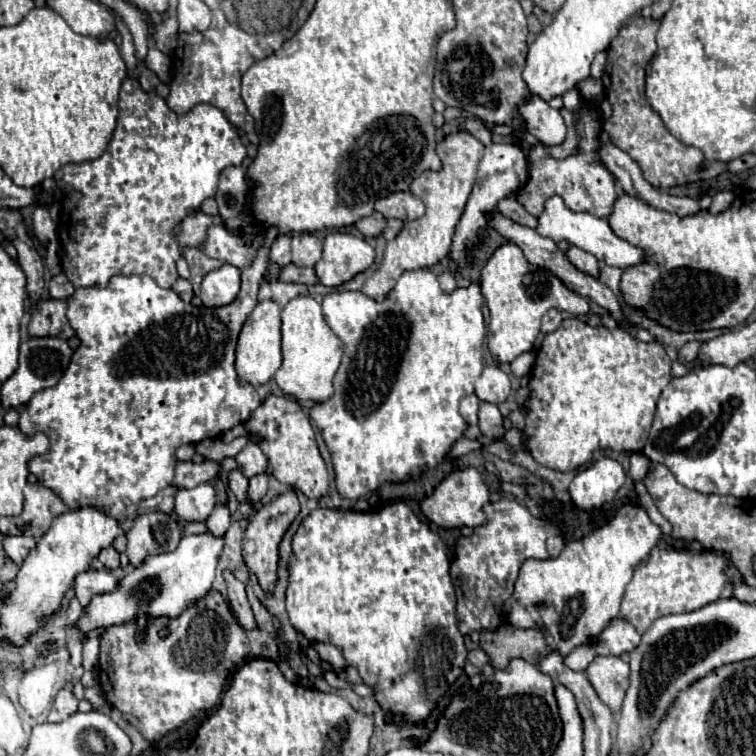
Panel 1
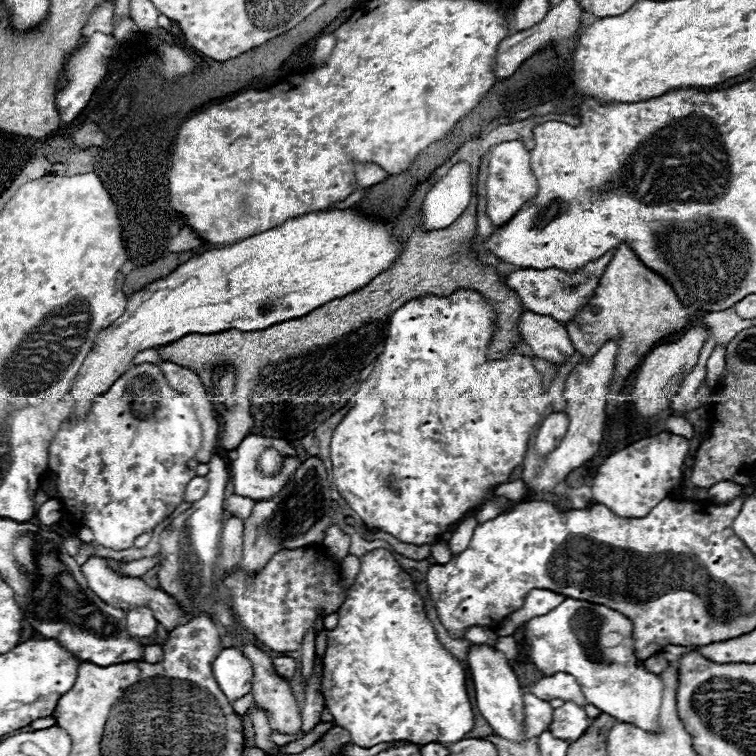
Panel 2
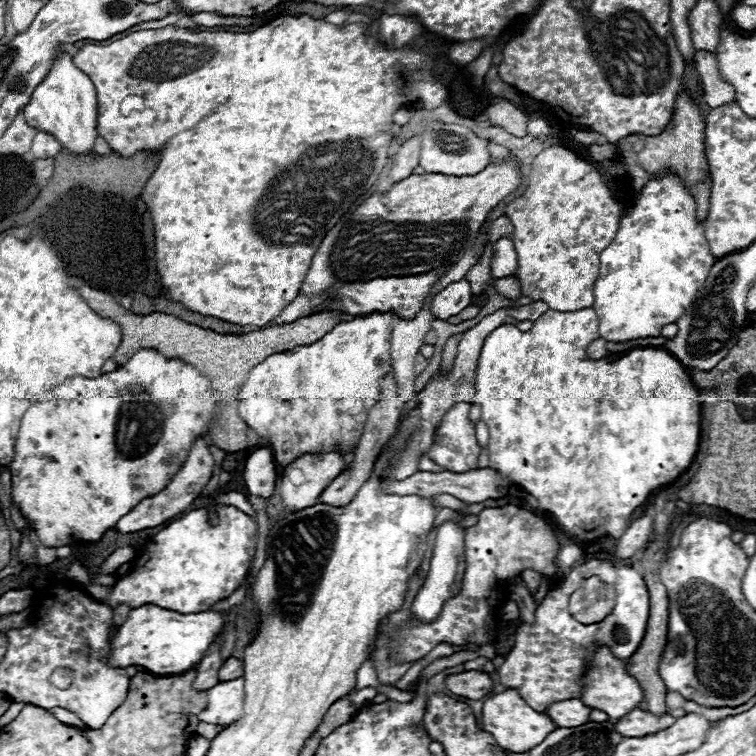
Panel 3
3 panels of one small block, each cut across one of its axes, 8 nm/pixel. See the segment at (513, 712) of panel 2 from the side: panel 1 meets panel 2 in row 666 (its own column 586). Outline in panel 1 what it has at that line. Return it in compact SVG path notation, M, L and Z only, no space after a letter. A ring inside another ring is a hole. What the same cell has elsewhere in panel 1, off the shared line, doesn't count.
M602 458L586 470L578 472L570 482L568 494L574 508L592 510L610 502L626 480L626 472L620 462L612 458Z

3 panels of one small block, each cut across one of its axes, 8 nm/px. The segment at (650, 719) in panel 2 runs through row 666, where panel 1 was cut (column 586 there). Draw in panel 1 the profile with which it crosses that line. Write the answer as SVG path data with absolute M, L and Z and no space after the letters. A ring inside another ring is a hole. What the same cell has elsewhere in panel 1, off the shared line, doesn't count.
M624 506L606 526L584 536L582 540L566 542L558 558L526 560L520 568L514 592L504 604L508 622L514 628L530 628L530 626L540 628L544 632L548 646L560 652L562 656L570 654L576 646L588 644L590 636L598 636L608 626L608 622L618 616L620 602L624 596L624 586L632 580L632 570L648 558L650 550L660 540L660 534L662 534L660 528L648 518L642 506Z

